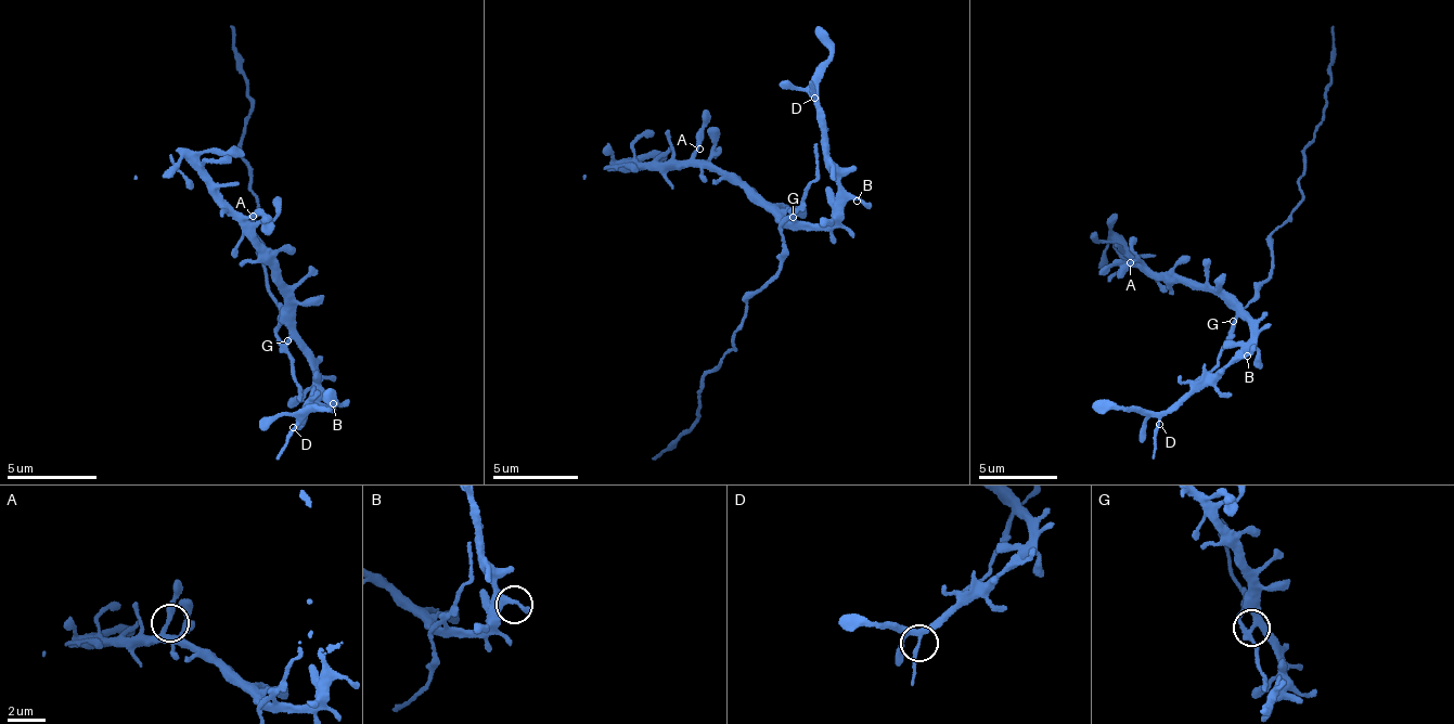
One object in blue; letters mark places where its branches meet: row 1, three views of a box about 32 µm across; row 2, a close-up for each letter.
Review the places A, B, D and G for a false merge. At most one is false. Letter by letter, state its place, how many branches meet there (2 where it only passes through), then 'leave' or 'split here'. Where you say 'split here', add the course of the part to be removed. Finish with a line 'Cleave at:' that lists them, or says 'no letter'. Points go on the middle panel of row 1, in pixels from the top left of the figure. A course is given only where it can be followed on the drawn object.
A: at (699, 149); 3 branches meet; leave
B: at (857, 201); 2 branches meet; leave
D: at (814, 98); 4 branches meet; leave
G: at (793, 217); 4 branches meet; split here; foreign part runs (792, 216), (781, 225), (781, 256), (771, 278), (749, 299), (733, 348), (702, 379), (694, 426), (653, 457)
Cleave at: G

